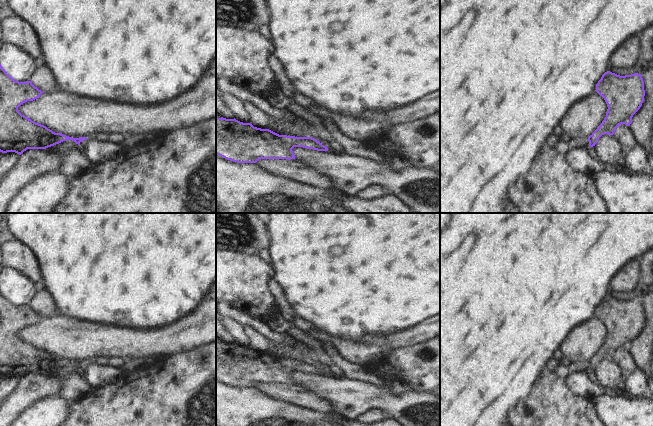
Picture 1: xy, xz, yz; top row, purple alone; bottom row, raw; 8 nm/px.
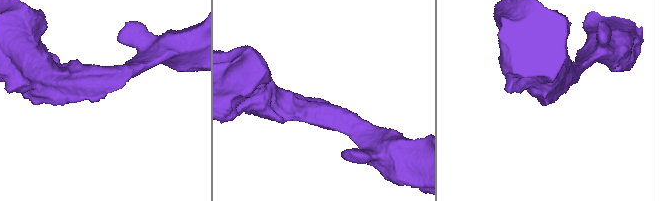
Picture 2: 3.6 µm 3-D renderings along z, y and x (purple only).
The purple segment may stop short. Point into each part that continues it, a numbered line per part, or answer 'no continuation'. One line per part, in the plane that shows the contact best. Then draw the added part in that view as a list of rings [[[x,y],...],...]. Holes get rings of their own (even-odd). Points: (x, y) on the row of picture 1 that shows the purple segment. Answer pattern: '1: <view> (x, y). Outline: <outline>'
no continuation.

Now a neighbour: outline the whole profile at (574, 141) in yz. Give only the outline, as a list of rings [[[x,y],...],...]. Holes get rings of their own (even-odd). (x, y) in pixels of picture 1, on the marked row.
[[[572,137],[568,141],[568,143],[569,143],[570,148],[589,146],[589,141],[587,137]]]

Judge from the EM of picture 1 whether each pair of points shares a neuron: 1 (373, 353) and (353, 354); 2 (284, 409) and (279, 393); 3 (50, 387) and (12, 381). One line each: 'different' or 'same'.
1: same
2: different
3: different

